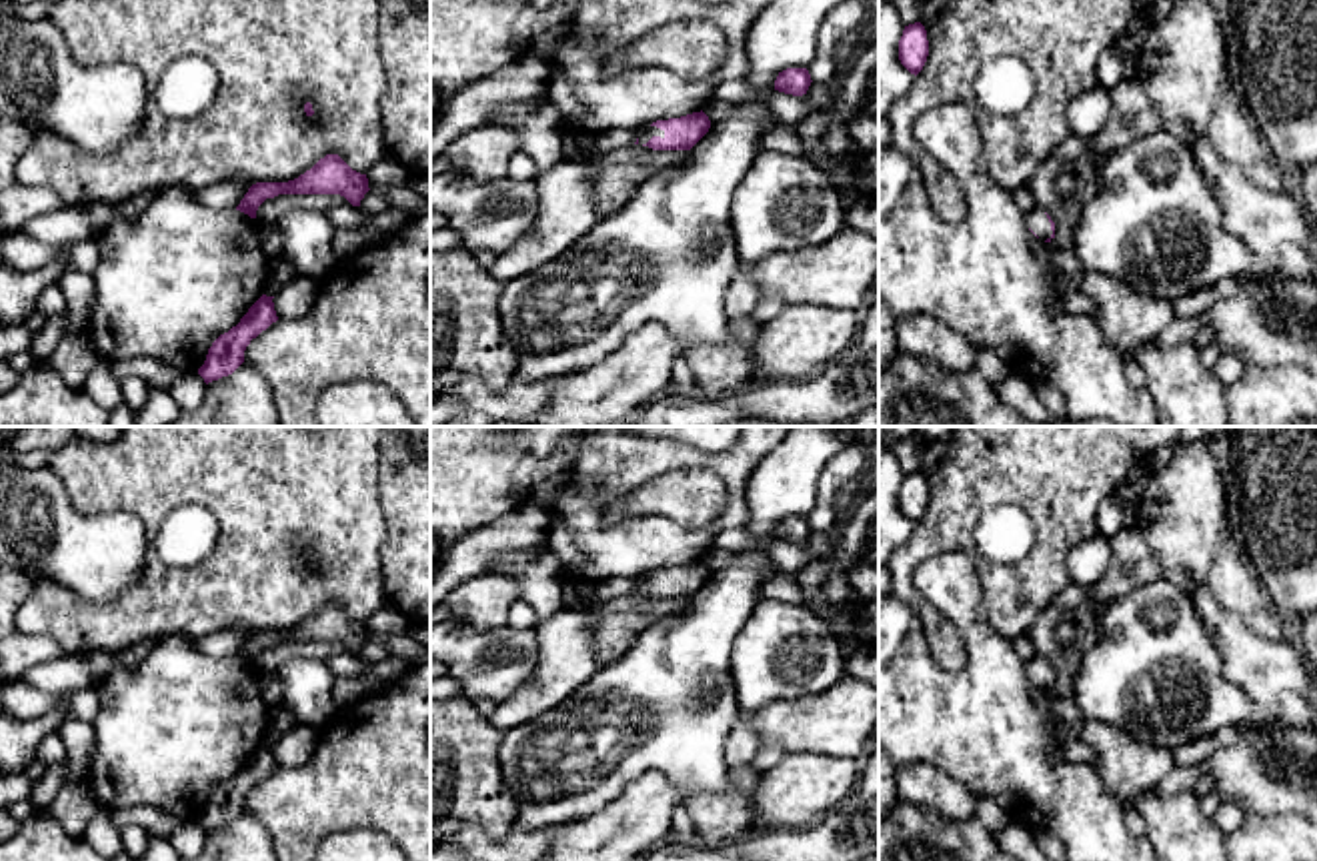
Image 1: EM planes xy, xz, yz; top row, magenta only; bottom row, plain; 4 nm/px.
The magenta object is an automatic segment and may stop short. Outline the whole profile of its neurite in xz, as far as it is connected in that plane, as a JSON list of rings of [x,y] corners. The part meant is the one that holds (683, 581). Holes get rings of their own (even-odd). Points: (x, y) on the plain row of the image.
[[[693,561],[681,567],[656,569],[646,575],[634,593],[652,599],[691,599],[711,577],[709,565]]]

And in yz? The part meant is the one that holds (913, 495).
[[[921,471],[909,473],[899,489],[899,509],[911,521],[919,523],[929,505],[927,479]]]

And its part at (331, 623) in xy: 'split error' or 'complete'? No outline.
complete

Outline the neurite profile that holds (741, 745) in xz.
[[[743,715],[743,719],[733,727],[733,731],[727,735],[723,743],[725,765],[727,767],[751,765],[759,747],[761,741],[749,719]]]

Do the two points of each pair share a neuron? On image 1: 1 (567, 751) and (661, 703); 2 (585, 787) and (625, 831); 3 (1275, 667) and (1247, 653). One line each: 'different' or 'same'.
1: same
2: different
3: same

